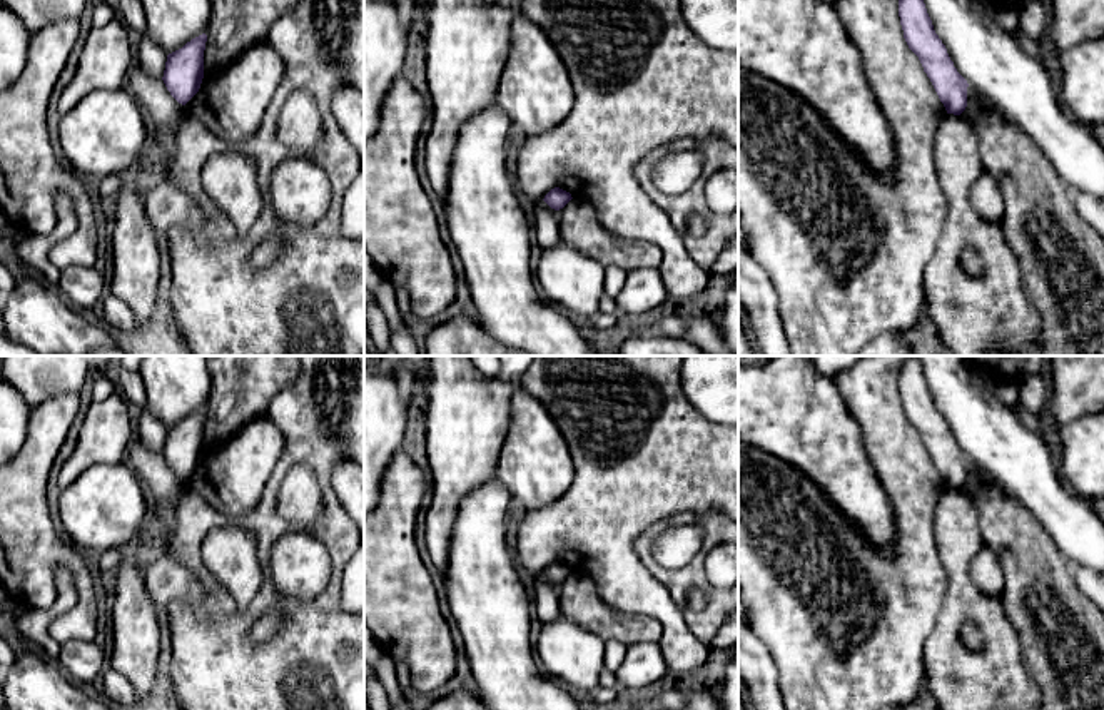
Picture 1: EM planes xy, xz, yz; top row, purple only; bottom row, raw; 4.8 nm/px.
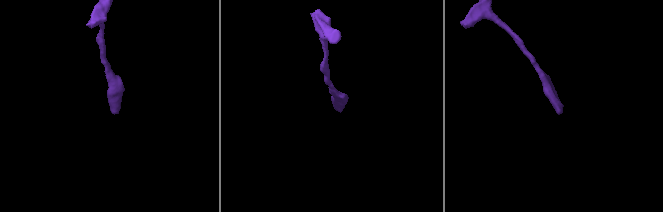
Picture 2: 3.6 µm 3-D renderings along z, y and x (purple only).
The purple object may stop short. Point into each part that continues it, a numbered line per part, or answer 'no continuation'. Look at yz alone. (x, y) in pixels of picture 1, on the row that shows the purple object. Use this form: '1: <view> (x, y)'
no continuation

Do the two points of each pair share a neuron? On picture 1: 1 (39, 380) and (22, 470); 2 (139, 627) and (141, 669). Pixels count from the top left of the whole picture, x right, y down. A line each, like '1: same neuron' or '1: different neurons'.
1: different neurons
2: same neuron

